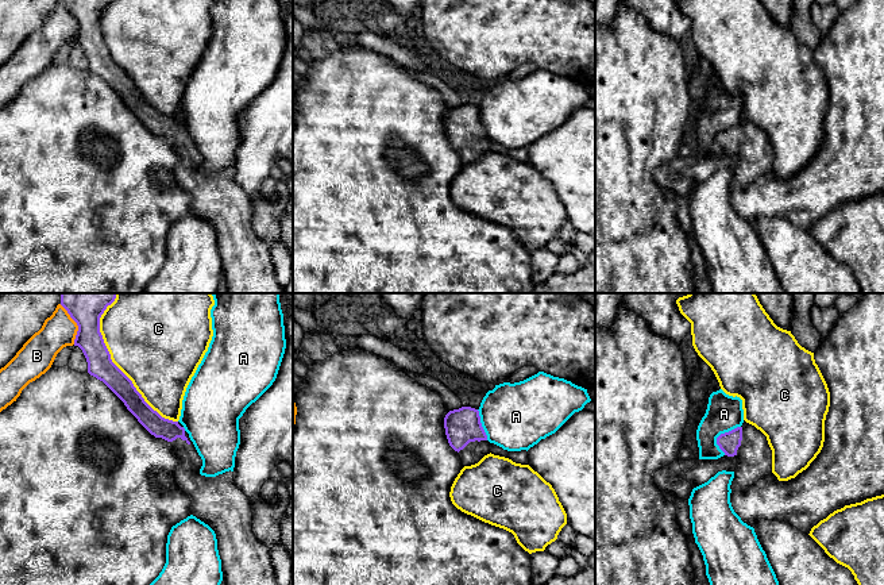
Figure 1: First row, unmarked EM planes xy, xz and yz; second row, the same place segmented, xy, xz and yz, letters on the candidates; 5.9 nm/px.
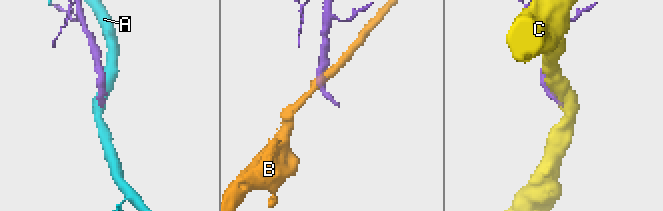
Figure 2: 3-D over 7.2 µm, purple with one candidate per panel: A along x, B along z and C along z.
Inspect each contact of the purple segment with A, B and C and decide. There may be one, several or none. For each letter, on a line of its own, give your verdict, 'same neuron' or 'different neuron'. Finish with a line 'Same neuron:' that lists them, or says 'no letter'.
A: different neuron
B: different neuron
C: different neuron
Same neuron: no letter

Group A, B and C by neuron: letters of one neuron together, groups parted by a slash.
A / B / C

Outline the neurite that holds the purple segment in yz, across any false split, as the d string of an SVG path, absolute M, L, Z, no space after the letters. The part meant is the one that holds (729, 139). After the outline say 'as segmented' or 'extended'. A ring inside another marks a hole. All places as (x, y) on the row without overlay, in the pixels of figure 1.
M744 119L717 135L717 142L727 154L737 154L731 189L742 189L763 173L772 170L772 147L767 134L754 123Z; extended

